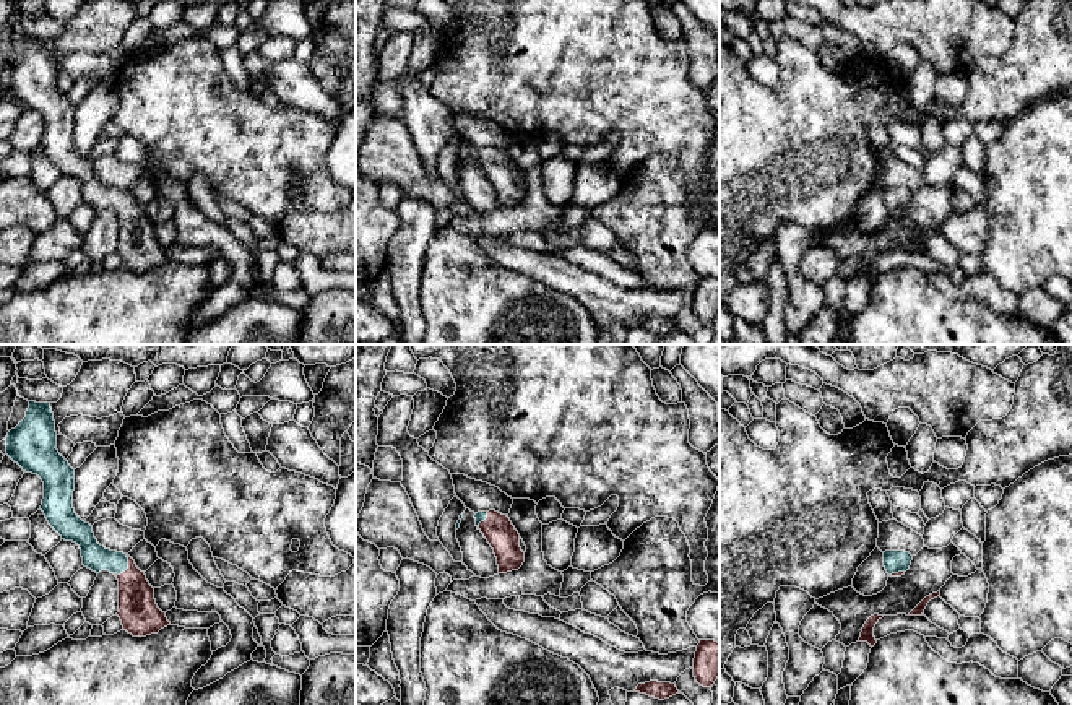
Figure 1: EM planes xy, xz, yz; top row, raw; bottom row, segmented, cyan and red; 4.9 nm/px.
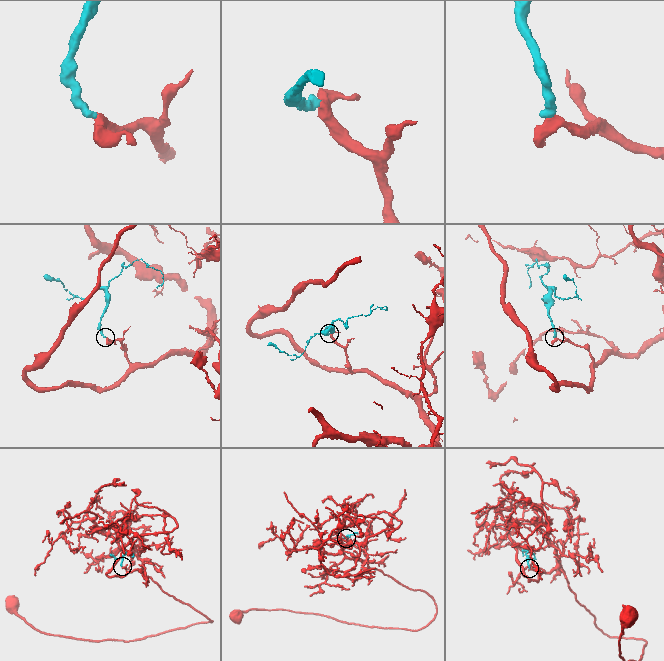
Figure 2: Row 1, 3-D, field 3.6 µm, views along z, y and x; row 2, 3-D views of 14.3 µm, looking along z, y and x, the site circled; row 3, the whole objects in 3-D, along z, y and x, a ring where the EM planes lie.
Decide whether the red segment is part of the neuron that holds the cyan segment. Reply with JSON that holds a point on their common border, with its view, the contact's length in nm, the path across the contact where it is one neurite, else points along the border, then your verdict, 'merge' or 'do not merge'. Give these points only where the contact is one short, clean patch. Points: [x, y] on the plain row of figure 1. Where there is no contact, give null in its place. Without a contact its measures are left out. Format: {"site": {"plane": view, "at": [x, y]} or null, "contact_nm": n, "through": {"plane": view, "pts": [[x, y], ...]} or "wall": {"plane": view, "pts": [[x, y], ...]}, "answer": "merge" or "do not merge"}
{"site": {"plane": "xy", "at": [127, 203]}, "contact_nm": 120, "through": {"plane": "xy", "pts": [[95, 192], [127, 203], [140, 252]]}, "answer": "merge"}

